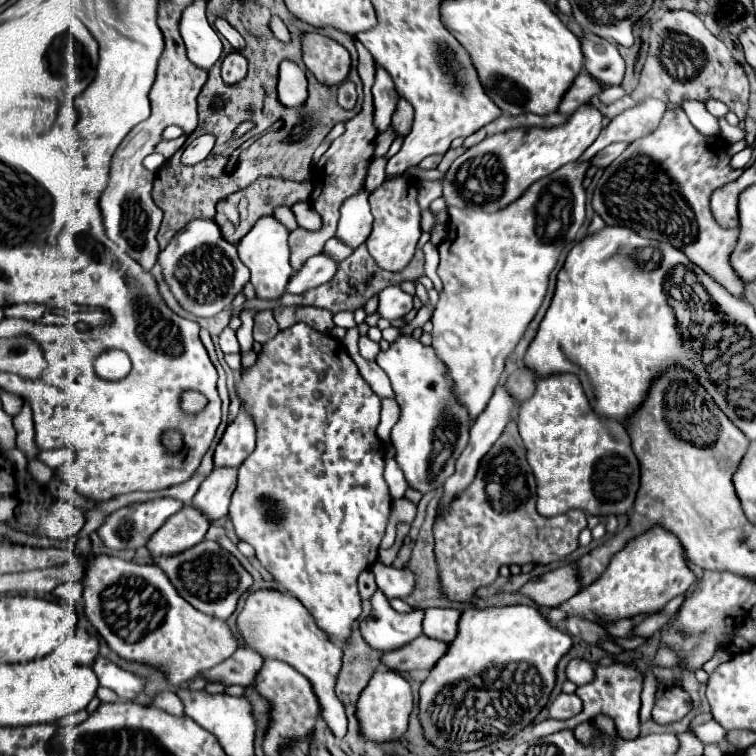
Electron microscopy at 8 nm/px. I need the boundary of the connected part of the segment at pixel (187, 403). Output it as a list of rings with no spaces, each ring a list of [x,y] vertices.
[[[185,392],[183,394],[183,402],[181,402],[181,408],[185,408],[185,412],[193,414],[193,412],[199,412],[201,408],[205,406],[205,398],[199,394],[199,392]]]

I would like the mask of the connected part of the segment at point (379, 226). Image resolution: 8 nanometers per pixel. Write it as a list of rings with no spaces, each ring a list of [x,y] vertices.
[[[397,176],[397,178],[385,180],[369,196],[375,222],[373,222],[373,232],[365,244],[367,244],[373,260],[377,262],[377,266],[381,266],[383,270],[401,272],[401,268],[405,268],[411,262],[415,248],[417,248],[417,242],[423,234],[417,192],[411,190],[411,186],[413,186],[413,180],[409,180],[407,176]]]

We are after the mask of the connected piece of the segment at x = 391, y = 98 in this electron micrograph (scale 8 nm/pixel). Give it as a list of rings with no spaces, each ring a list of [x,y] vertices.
[[[377,64],[375,84],[373,84],[373,104],[375,104],[375,124],[379,132],[383,132],[391,124],[391,114],[397,100],[399,100],[399,94],[395,90],[393,78],[383,66]]]

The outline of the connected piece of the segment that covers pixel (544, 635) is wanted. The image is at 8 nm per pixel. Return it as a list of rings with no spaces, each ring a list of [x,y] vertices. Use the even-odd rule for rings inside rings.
[[[507,606],[507,608],[465,608],[459,620],[459,632],[453,644],[449,644],[445,656],[437,660],[429,676],[419,688],[419,722],[423,736],[443,752],[473,752],[495,744],[505,738],[513,738],[527,728],[535,716],[547,706],[549,694],[555,686],[555,666],[559,658],[571,648],[571,636],[553,628],[531,606]]]

